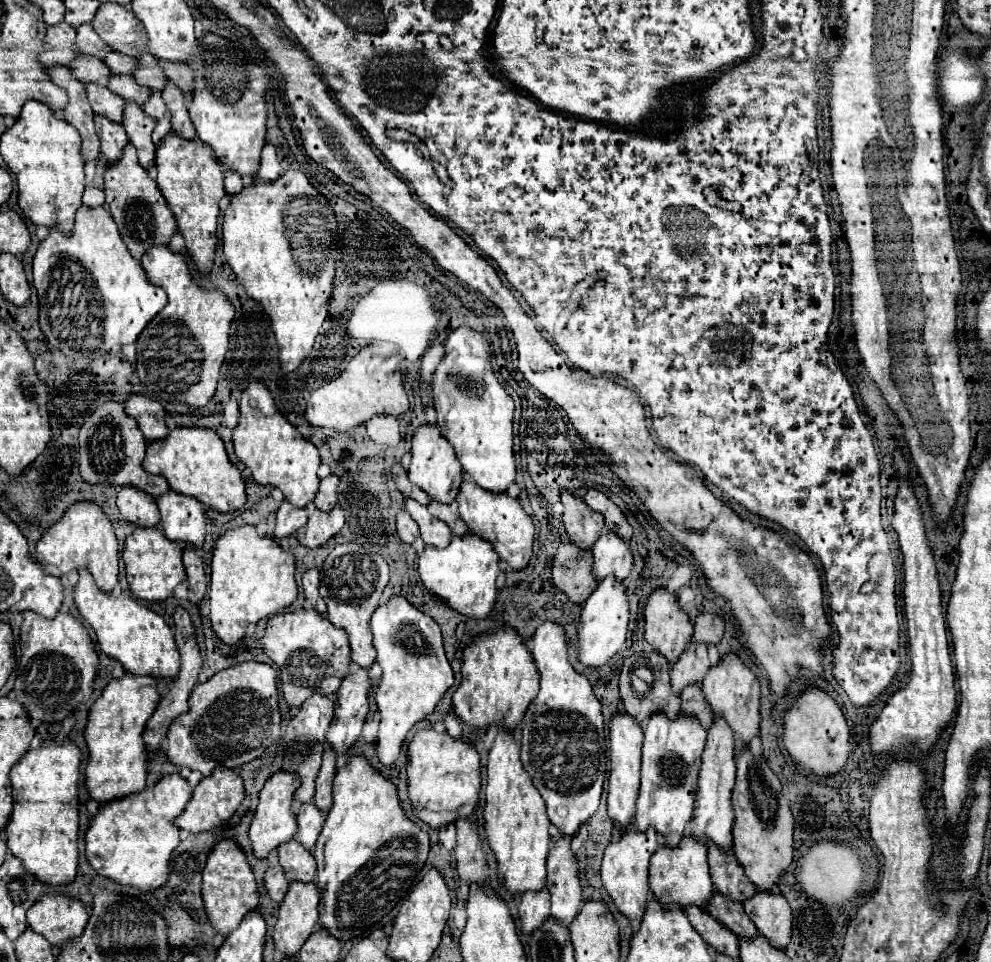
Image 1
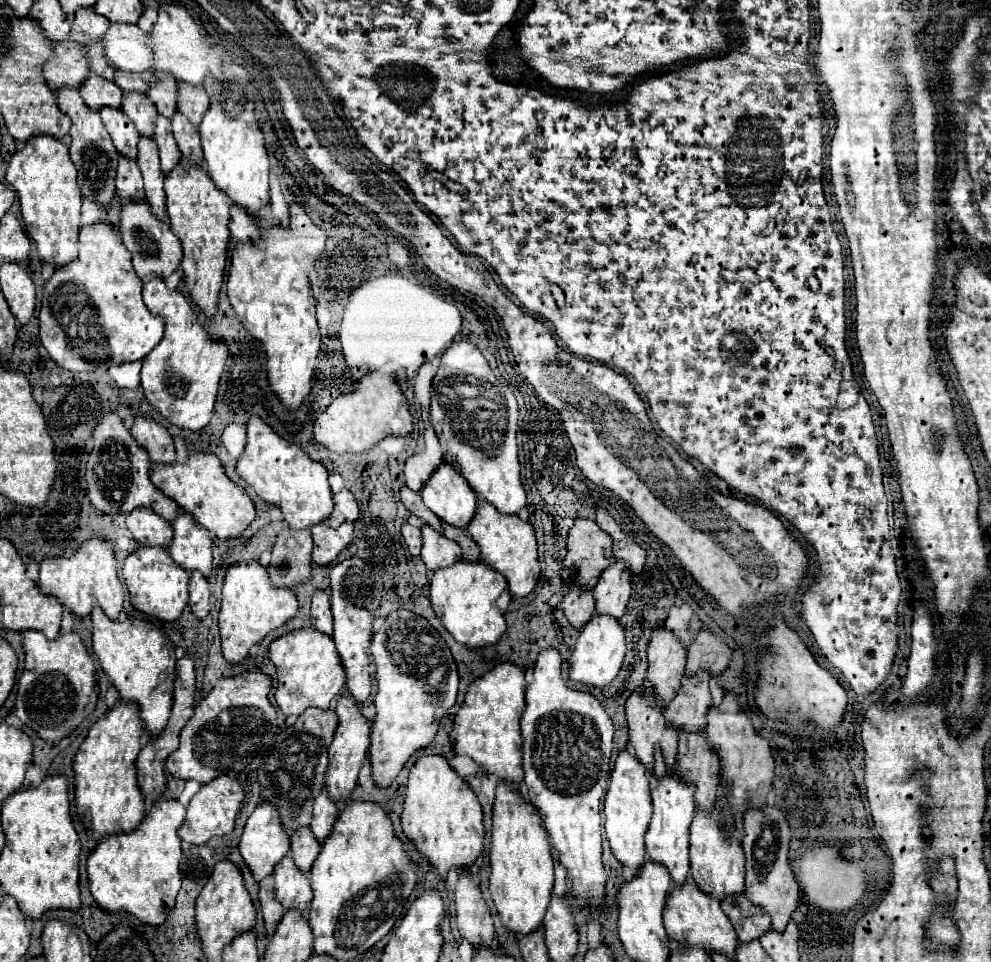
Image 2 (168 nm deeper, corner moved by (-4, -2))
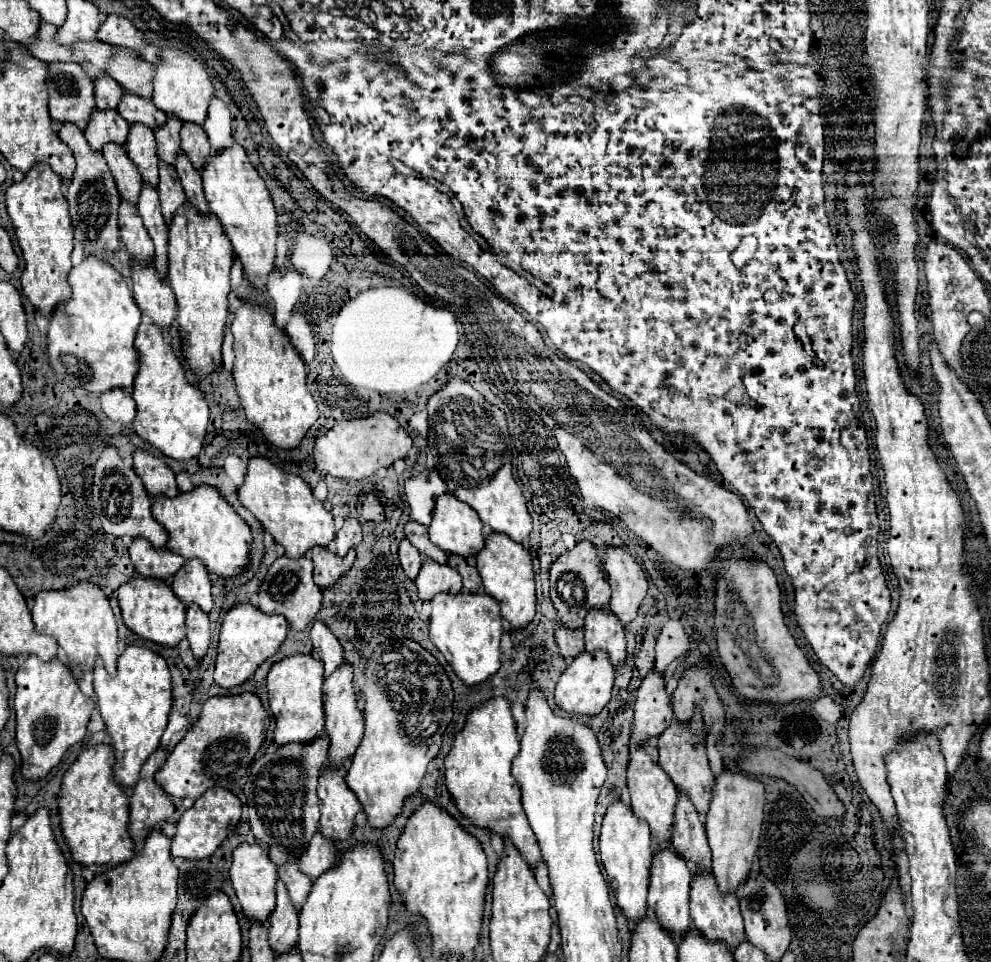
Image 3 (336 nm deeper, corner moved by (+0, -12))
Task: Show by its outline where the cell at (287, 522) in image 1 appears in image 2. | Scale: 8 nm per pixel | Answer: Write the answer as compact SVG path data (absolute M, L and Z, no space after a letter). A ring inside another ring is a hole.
M283 526L273 546L269 564L271 584L279 588L295 588L309 578L311 570L311 530L291 530Z

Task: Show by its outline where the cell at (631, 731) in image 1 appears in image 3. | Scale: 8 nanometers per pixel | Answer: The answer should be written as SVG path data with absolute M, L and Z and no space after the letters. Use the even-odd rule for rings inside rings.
M613 802L603 818L601 836L601 864L607 872L609 886L615 894L615 904L627 916L629 922L637 924L647 914L647 890L649 890L649 868L653 860L649 826L633 816L633 810L625 802Z

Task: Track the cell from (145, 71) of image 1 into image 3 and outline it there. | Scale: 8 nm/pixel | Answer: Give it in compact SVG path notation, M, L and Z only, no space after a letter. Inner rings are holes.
M169 120L165 128L161 128L161 132L155 132L155 140L157 140L157 156L159 160L175 166L175 158L181 152L179 148L179 132L181 132L181 124L177 124L177 120Z

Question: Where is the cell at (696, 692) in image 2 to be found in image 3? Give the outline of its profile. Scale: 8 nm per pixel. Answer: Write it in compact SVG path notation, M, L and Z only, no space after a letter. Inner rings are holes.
M671 724L659 738L657 738L657 750L659 750L659 764L667 772L667 776L675 782L675 786L693 802L697 814L705 818L709 810L709 800L713 792L713 776L707 760L707 750L701 748L701 740L697 736L691 736L691 732L685 732L681 724Z

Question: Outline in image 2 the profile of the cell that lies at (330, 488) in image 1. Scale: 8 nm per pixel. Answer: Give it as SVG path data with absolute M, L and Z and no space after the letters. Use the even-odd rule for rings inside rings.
M341 490L337 494L333 494L333 512L327 520L327 524L331 528L339 526L341 522L355 522L359 518L359 508L355 502L355 496L349 490Z

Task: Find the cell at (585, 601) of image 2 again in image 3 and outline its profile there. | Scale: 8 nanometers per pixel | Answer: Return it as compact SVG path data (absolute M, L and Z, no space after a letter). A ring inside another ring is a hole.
M559 624L559 628L555 630L555 642L559 646L559 654L565 660L573 660L575 656L579 656L585 648L583 648L583 632L581 628L571 630Z

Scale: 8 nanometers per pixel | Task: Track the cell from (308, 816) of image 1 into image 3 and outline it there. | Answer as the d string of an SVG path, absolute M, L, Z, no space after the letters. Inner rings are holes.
M297 862L293 864L283 864L279 868L279 878L285 882L285 888L289 892L289 898L291 902L295 904L297 910L301 910L301 906L305 904L307 896L309 896L309 890L311 890L311 884L313 880L309 880L309 876L305 876L299 868L297 868Z

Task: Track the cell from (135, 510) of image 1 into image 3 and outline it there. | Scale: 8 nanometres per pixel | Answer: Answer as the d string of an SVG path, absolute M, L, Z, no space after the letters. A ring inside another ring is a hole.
M135 538L129 546L129 556L135 570L145 578L171 580L185 564L183 556L177 556L169 550L157 550L147 540Z

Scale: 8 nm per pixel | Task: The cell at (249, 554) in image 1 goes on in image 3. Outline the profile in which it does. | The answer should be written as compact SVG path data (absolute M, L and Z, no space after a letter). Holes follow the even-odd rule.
M251 604L233 606L223 620L219 636L219 654L215 660L215 682L221 688L233 688L247 682L255 670L273 654L279 652L279 646L287 638L287 620L285 616L265 616L259 608Z

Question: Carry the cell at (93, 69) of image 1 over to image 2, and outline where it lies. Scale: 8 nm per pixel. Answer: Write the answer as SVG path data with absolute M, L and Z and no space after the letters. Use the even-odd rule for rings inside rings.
M91 72L89 78L85 78L85 82L81 82L81 96L89 108L99 110L103 106L119 108L123 92L115 82L109 82Z

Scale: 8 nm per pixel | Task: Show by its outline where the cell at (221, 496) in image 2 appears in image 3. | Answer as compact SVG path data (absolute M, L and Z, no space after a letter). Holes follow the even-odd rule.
M197 486L193 492L179 494L173 500L157 496L153 498L153 516L169 536L167 548L183 558L201 560L209 574L233 578L247 568L251 530L215 488Z

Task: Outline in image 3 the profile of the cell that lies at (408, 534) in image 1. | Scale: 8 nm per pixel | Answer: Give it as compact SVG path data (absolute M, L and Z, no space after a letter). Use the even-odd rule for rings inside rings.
M401 540L399 544L399 564L409 580L417 578L423 562L421 562L421 554L413 548L413 544L409 544L409 540Z

